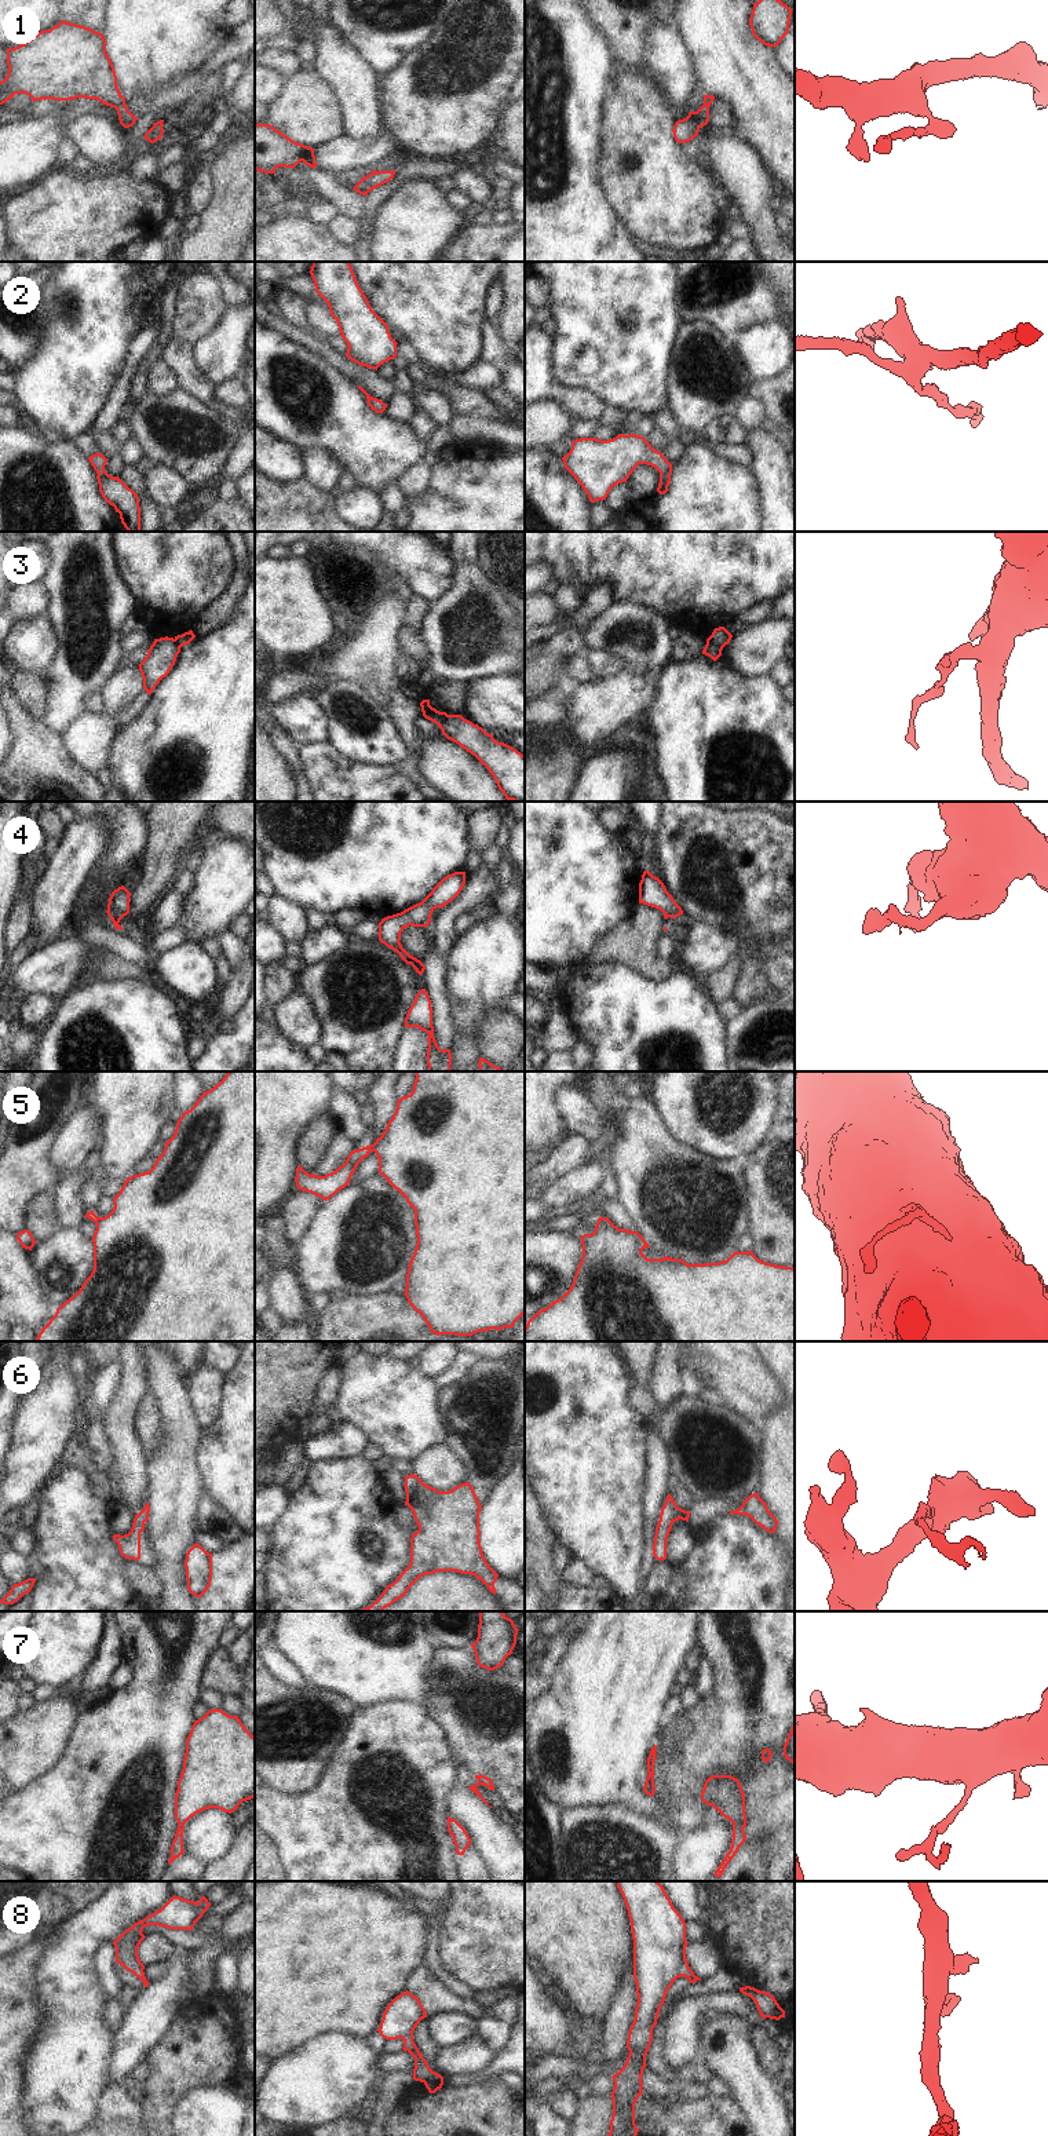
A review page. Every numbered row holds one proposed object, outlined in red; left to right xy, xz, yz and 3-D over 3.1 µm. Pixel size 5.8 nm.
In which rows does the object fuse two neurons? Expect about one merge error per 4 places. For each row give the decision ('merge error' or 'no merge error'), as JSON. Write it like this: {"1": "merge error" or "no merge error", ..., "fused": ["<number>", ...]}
{"1": "no merge error", "2": "no merge error", "3": "merge error", "4": "no merge error", "5": "merge error", "6": "no merge error", "7": "no merge error", "8": "no merge error", "fused": ["3", "5"]}

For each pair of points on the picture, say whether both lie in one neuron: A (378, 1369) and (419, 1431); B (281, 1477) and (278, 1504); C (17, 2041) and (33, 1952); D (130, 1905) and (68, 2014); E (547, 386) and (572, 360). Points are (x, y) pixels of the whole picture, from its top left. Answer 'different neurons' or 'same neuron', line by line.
A: same neuron
B: different neurons
C: same neuron
D: same neuron
E: different neurons

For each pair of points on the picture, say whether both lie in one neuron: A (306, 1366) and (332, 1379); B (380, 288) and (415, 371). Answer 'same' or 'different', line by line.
A: different
B: different

